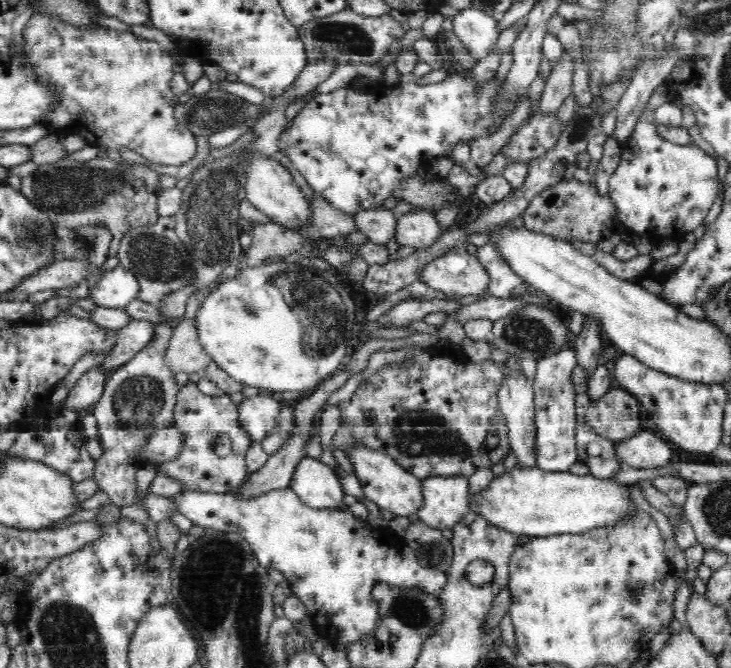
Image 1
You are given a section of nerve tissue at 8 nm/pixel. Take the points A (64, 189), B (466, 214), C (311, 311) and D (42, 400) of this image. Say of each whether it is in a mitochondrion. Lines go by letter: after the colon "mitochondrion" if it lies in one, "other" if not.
A: mitochondrion
B: other
C: mitochondrion
D: other

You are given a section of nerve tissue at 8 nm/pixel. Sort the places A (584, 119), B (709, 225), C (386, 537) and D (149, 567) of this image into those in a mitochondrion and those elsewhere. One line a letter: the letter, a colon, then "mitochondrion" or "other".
A: mitochondrion
B: other
C: other
D: other

